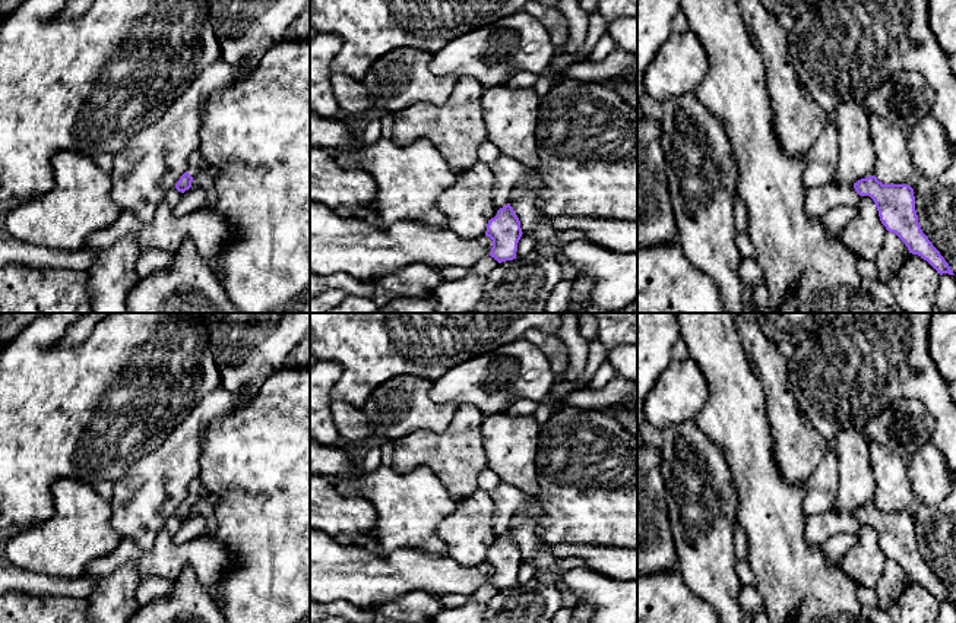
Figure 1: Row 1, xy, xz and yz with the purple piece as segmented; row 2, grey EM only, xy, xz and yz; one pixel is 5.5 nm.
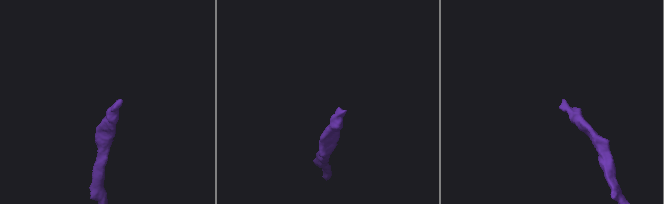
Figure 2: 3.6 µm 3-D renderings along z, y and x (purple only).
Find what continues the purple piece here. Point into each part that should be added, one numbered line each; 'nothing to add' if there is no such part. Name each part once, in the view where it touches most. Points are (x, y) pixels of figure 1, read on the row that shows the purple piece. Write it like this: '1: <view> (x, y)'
1: xy (196, 164)

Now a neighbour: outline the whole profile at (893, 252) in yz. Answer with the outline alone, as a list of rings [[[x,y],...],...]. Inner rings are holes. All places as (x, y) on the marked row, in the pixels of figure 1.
[[[886,233],[883,246],[874,257],[877,278],[884,285],[898,273],[909,254],[905,243],[895,234]]]

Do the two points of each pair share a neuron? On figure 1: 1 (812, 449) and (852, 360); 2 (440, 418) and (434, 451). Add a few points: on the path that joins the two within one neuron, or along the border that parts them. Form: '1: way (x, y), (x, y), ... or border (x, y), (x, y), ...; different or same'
1: border (798, 405), (826, 439); different
2: border (458, 405), (445, 430), (418, 429), (404, 438); different

